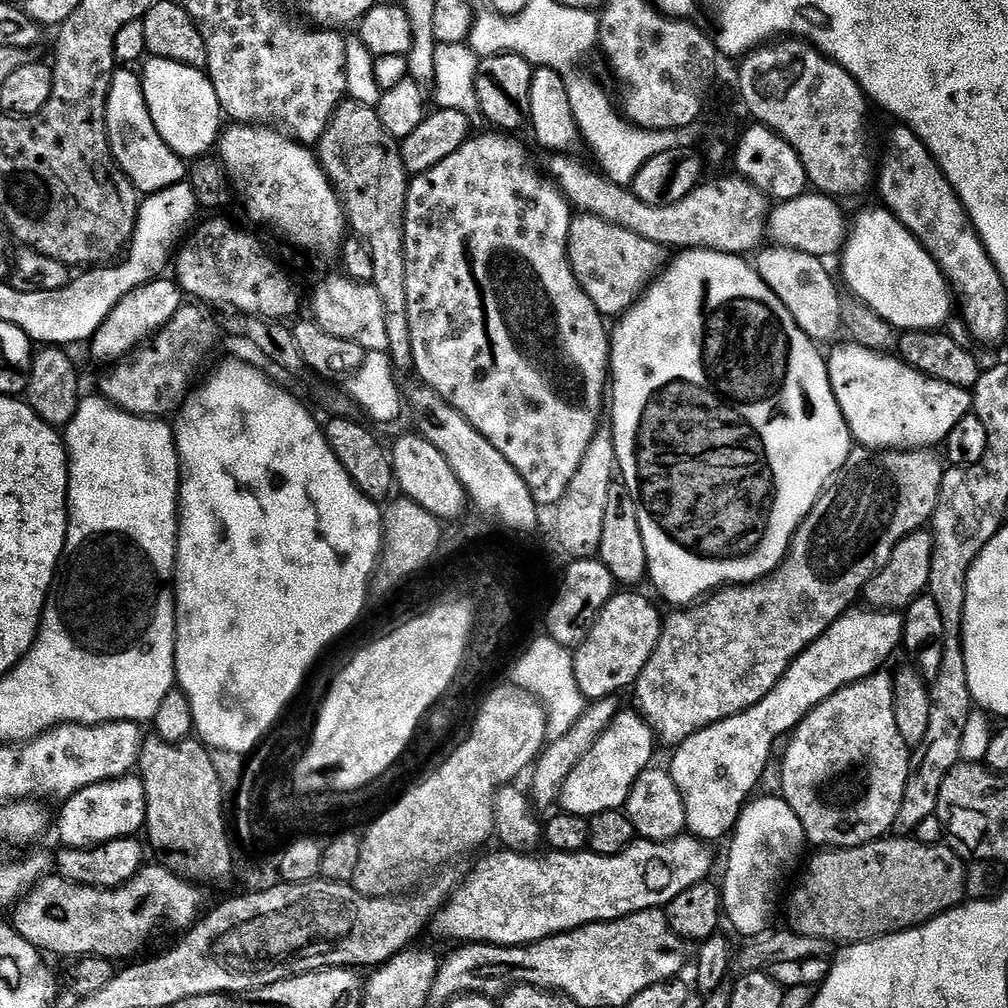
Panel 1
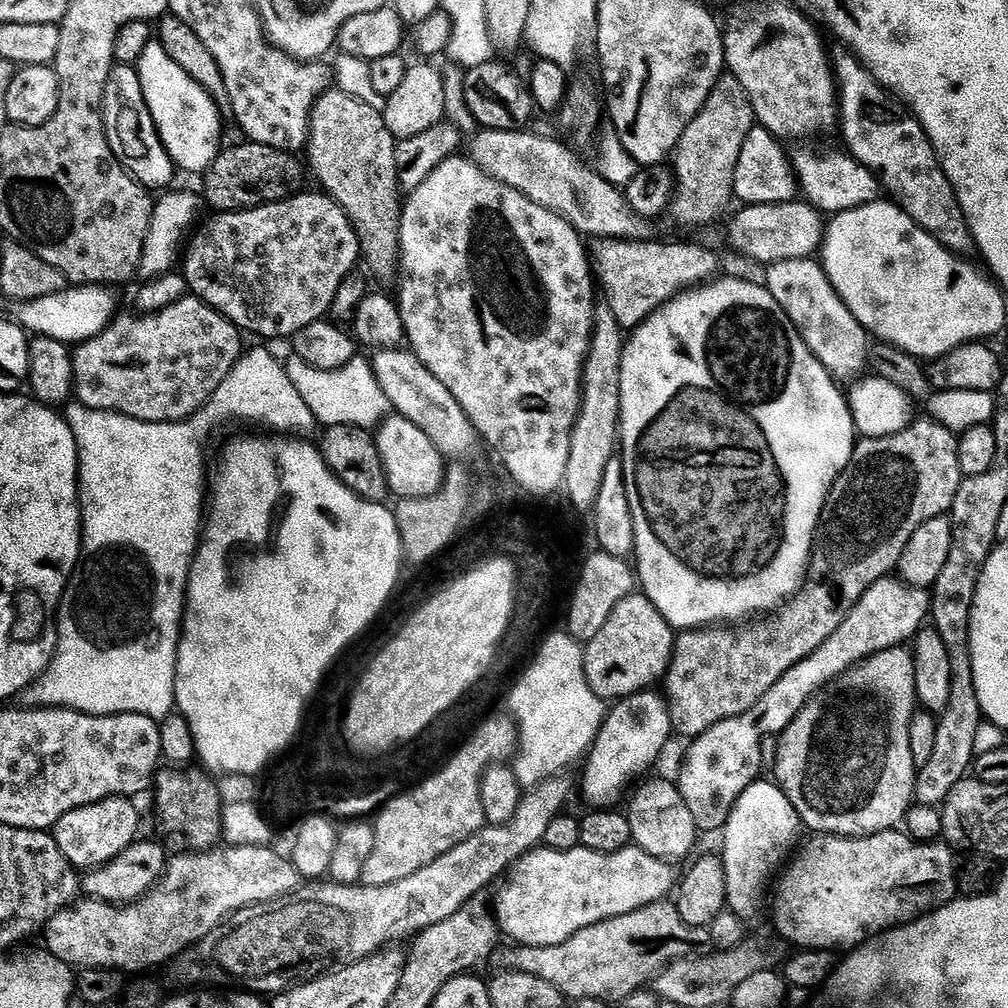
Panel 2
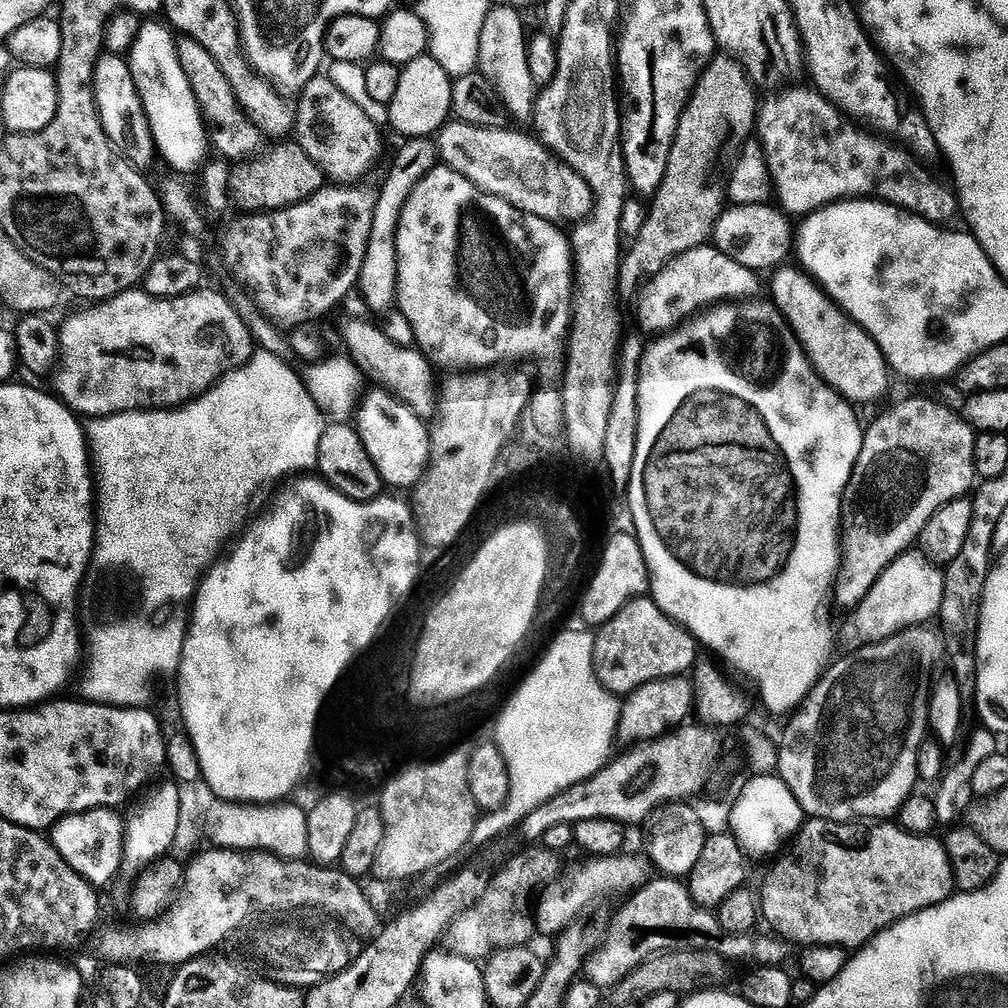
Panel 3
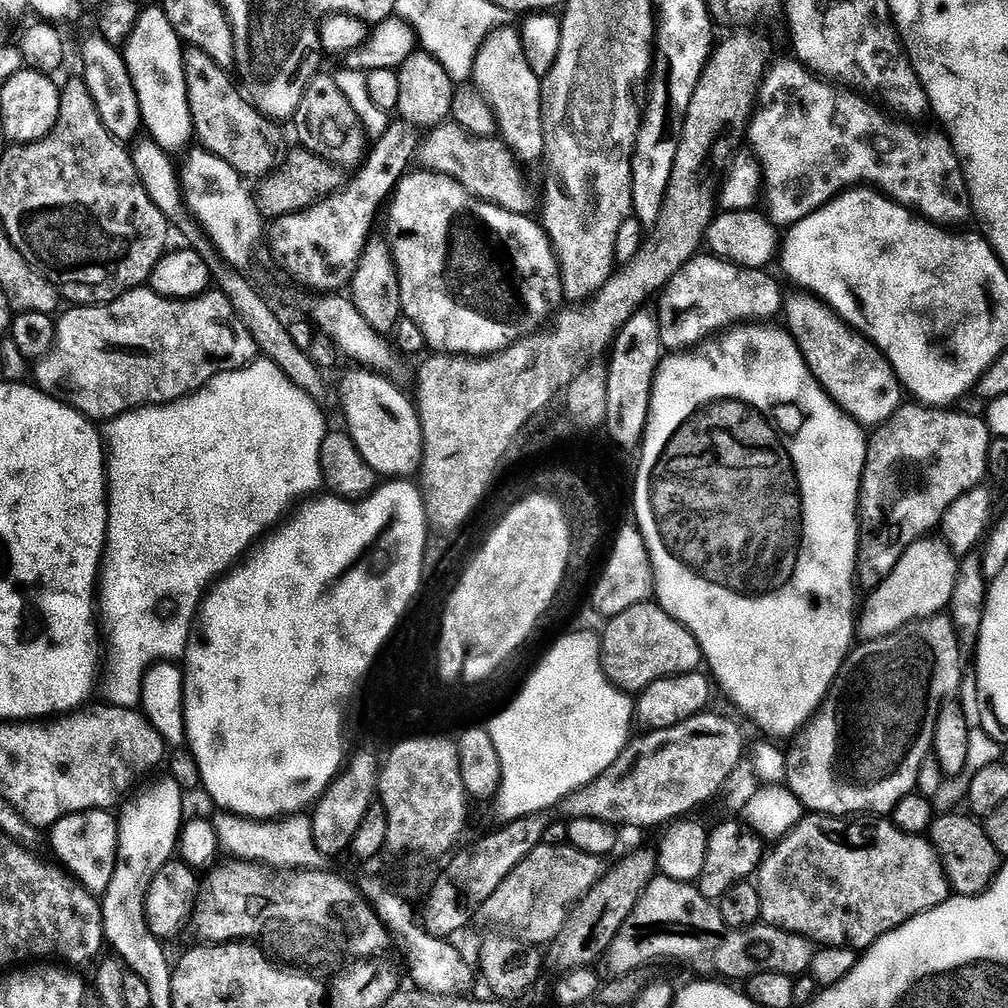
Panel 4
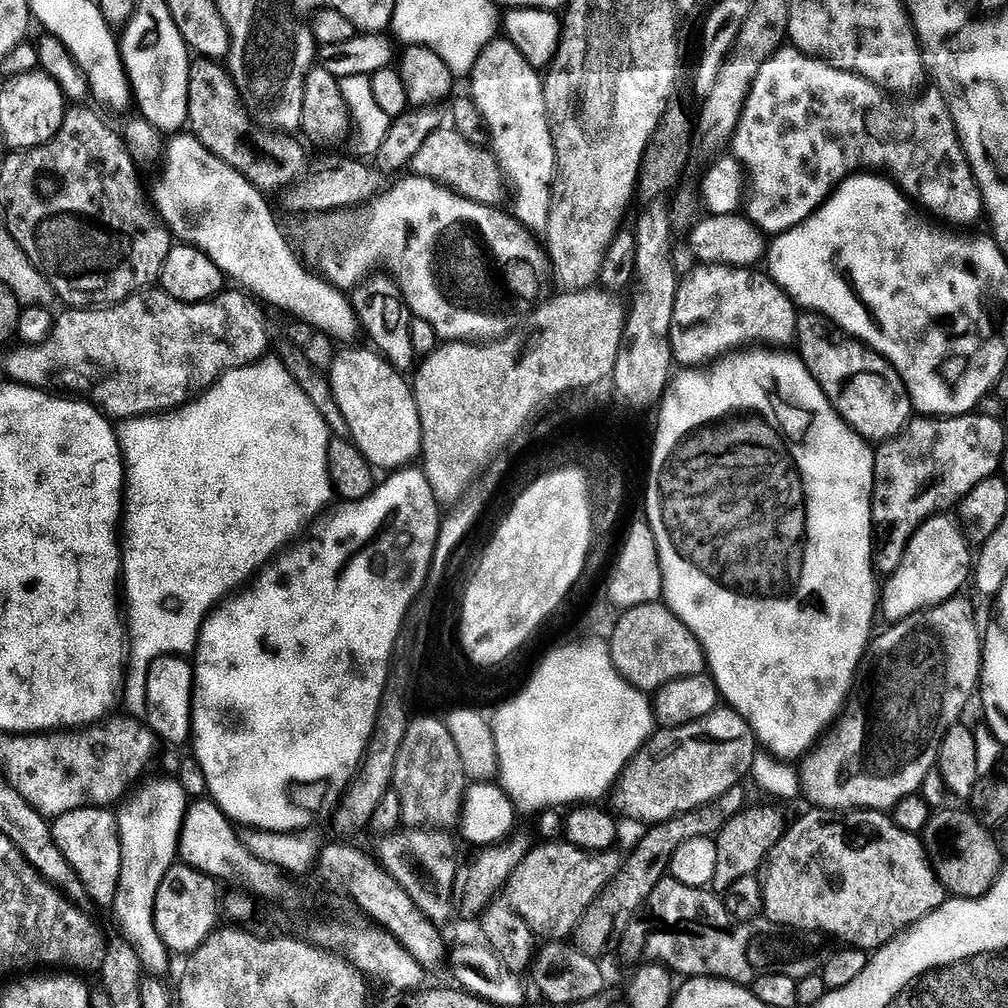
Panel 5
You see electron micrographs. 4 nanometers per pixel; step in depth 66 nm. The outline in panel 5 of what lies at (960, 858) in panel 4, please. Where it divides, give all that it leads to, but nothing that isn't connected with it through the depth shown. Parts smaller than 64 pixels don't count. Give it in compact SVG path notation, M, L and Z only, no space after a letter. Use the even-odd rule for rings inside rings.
M945 807L932 815L926 830L922 833L924 849L928 851L932 869L936 871L936 877L940 879L940 884L949 897L958 900L981 900L996 885L996 880L1000 877L1000 869L1005 867L1006 860L1000 857L1000 844L992 837L995 835L986 825L981 824L979 818L972 815L971 811L959 812L952 807Z

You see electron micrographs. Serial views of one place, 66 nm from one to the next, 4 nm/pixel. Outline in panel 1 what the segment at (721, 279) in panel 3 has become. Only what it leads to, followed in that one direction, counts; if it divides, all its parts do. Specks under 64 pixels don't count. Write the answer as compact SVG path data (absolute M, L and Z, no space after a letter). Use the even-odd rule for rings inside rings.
M573 215L568 235L568 260L590 302L594 302L605 318L623 316L640 299L644 289L661 271L665 263L664 252L665 249L653 240L640 237L600 216Z

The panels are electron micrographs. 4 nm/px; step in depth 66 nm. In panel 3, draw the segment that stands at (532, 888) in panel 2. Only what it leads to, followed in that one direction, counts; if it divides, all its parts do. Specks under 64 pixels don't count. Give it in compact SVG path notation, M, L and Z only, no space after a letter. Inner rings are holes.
M619 854L612 856L598 856L588 858L585 864L580 864L577 868L572 868L568 873L557 875L539 893L540 905L536 908L536 924L546 935L555 937L563 933L565 929L573 923L572 920L583 908L591 906L595 900L600 900L603 896L616 896L619 892L632 894L644 887L650 880L650 864L643 855L626 856Z

